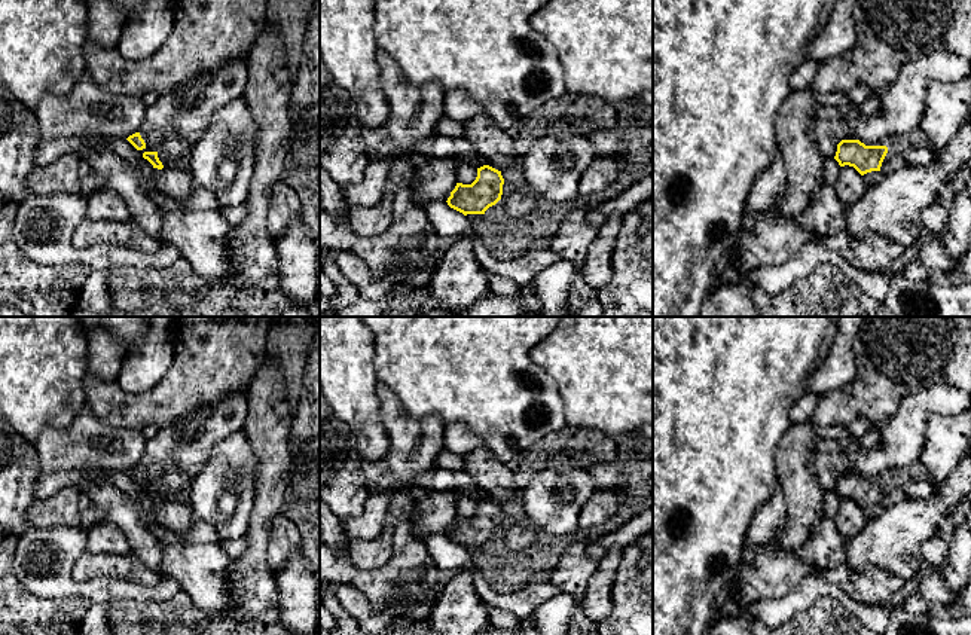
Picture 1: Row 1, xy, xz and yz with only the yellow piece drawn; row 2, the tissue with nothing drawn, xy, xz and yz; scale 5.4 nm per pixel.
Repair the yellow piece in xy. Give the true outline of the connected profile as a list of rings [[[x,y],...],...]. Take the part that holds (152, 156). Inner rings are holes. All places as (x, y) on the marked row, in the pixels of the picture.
[[[144,152],[143,158],[147,159],[153,165],[153,178],[156,187],[168,195],[171,199],[184,201],[193,186],[195,181],[187,170],[180,167],[164,167],[158,158],[158,152]]]

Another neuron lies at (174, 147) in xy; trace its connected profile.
[[[170,135],[158,150],[164,167],[174,167],[180,158],[189,156],[193,144],[180,135]]]

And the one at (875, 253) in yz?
[[[845,229],[830,238],[828,247],[854,266],[874,272],[888,269],[906,251],[897,241],[885,236],[865,235],[855,238]]]

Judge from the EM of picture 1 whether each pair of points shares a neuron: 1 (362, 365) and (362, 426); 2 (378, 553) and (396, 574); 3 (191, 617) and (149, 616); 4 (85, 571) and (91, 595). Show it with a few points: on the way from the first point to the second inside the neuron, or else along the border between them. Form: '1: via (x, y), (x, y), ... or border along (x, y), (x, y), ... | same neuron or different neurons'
1: via (362, 379), (362, 411) | same neuron
2: border along (394, 528), (384, 564), (351, 565) | different neurons
3: via (180, 617), (159, 617) | same neuron
4: border along (72, 567), (72, 574), (78, 580), (124, 580) | different neurons

